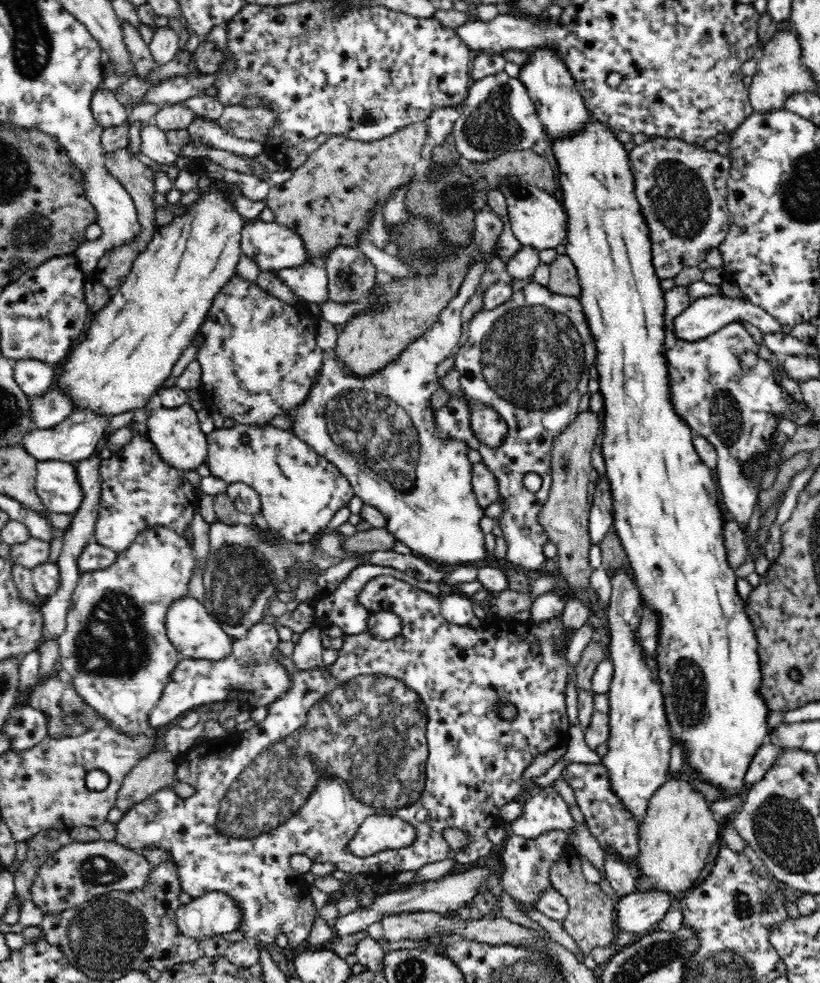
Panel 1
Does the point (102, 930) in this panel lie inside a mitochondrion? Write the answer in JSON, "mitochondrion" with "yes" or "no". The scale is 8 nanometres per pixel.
{"mitochondrion":"yes"}

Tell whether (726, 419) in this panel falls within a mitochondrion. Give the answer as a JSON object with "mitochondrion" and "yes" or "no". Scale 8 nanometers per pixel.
{"mitochondrion":"yes"}

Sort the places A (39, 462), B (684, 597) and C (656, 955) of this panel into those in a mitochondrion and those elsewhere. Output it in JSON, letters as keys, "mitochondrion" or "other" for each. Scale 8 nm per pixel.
{"A":"other","B":"other","C":"mitochondrion"}

